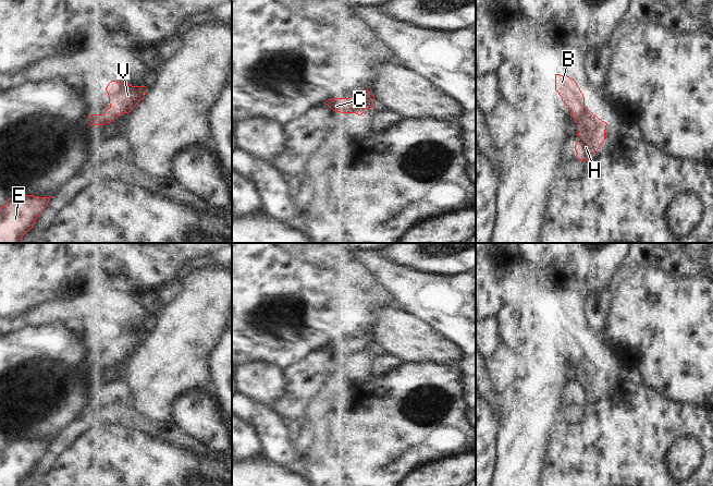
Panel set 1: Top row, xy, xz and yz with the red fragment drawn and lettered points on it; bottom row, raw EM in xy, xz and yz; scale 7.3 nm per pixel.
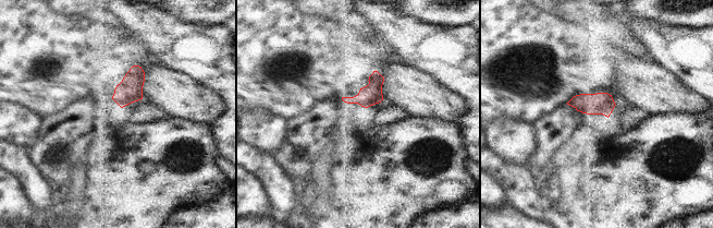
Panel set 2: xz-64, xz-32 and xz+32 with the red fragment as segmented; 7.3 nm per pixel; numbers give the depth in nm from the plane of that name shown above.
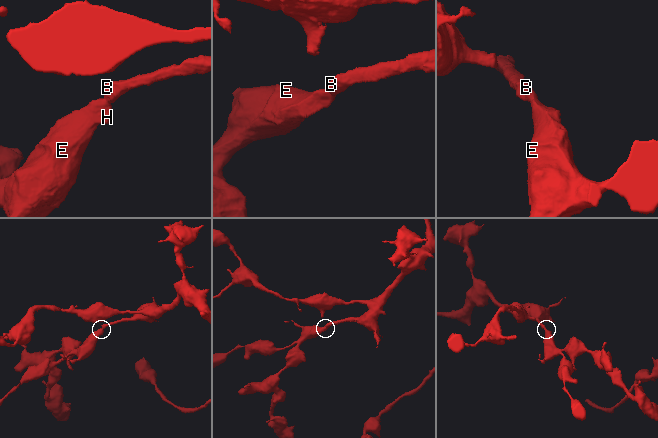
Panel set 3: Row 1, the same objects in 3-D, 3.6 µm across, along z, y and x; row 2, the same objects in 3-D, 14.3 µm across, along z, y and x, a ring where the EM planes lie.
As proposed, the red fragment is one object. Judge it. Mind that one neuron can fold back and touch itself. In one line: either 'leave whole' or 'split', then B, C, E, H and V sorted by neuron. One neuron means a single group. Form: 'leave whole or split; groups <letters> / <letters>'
leave whole; groups B C E H V

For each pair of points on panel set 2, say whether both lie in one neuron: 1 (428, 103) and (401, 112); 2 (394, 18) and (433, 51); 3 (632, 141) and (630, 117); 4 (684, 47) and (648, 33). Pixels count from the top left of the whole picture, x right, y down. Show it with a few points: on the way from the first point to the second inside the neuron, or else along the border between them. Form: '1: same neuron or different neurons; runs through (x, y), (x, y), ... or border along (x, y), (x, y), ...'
1: different neurons; border along (383, 100), (389, 100), (404, 107), (413, 116)
2: same neuron; runs through (404, 27), (423, 46)
3: different neurons; border along (652, 115), (631, 129), (617, 129), (610, 122)
4: same neuron; runs through (675, 47), (671, 47), (656, 38)

